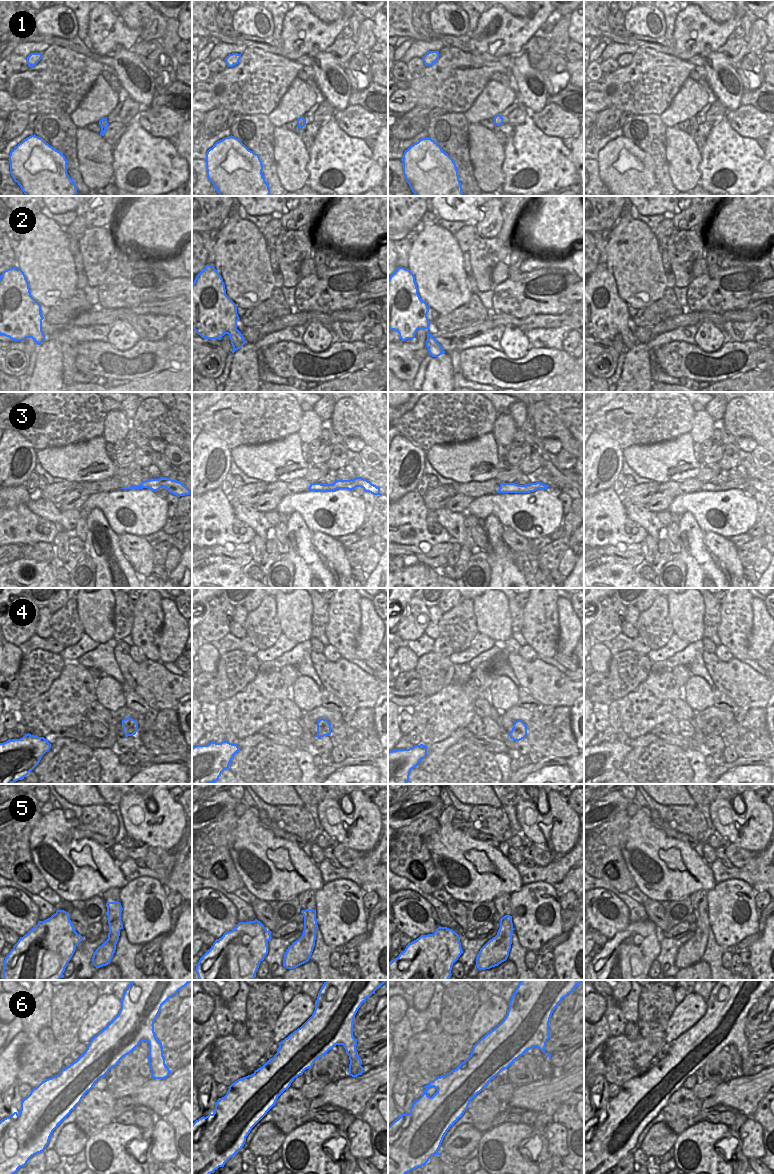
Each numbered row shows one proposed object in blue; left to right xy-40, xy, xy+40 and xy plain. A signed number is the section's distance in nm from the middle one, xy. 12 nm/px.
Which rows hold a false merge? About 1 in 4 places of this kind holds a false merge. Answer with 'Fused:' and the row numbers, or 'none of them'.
Fused: none of them.

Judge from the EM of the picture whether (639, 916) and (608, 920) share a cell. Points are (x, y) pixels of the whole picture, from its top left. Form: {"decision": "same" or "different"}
{"decision": "different"}

